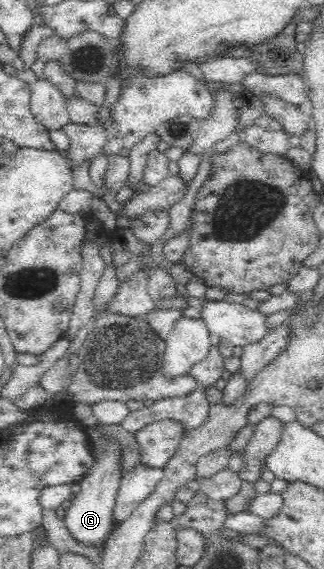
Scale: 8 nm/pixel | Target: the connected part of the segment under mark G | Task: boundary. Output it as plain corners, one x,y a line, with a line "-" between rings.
107,446
93,461
92,468
80,480
81,490
65,506
62,517
67,532
78,544
90,545
97,549
113,530
112,508
116,502
116,490
120,486
120,453
117,446

